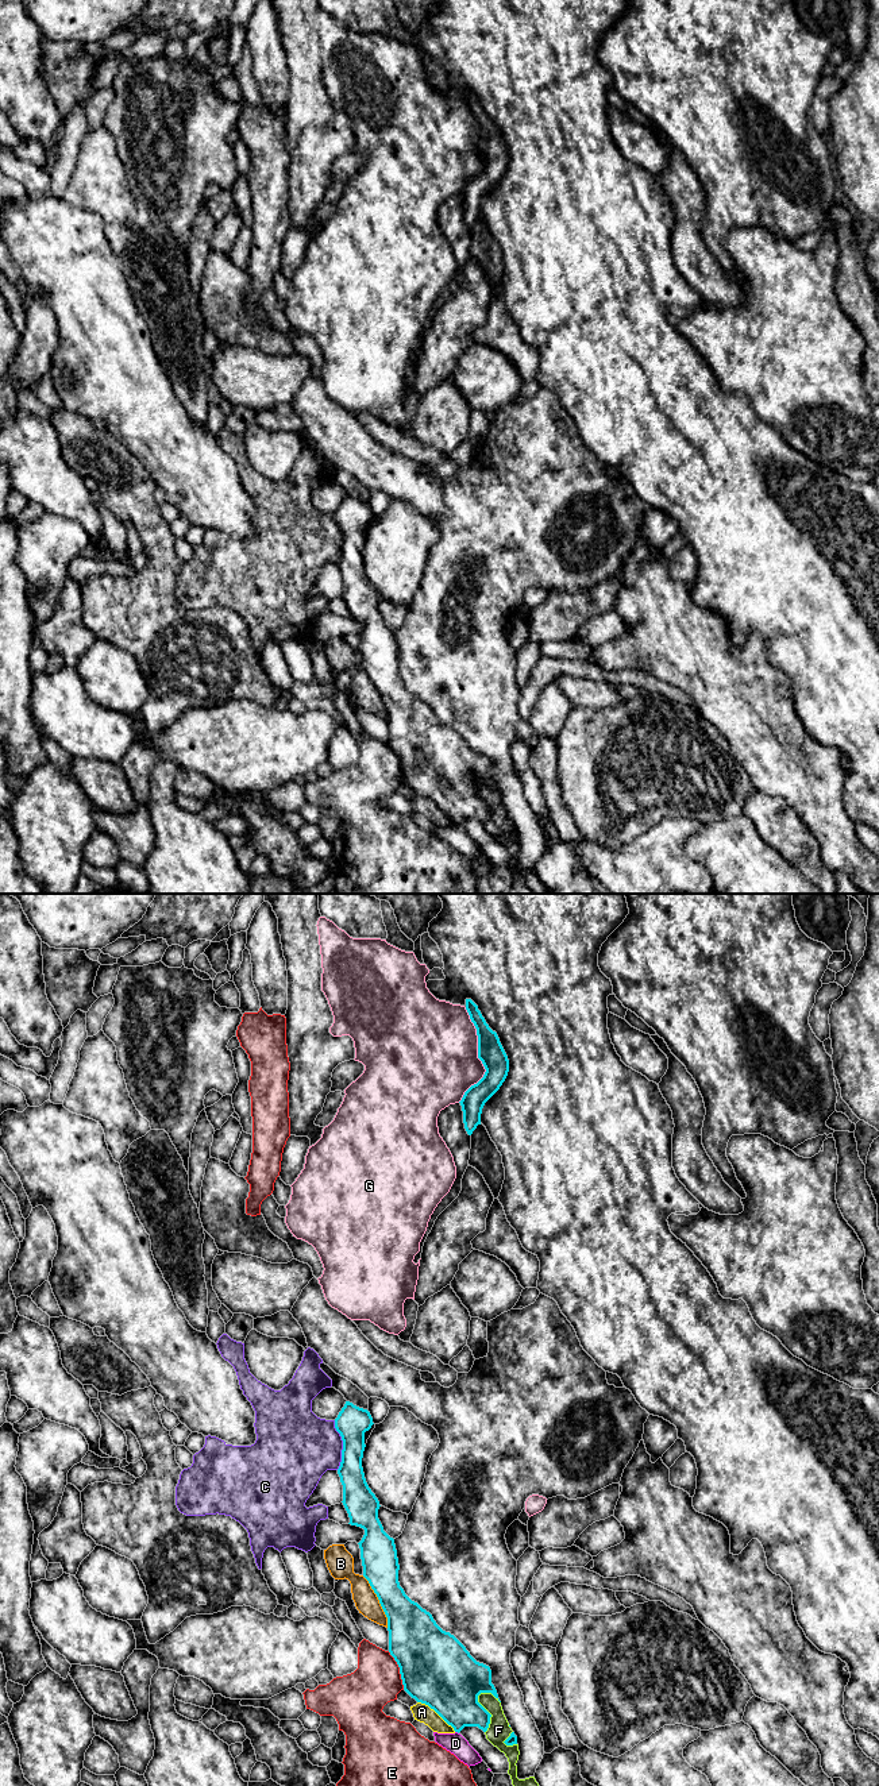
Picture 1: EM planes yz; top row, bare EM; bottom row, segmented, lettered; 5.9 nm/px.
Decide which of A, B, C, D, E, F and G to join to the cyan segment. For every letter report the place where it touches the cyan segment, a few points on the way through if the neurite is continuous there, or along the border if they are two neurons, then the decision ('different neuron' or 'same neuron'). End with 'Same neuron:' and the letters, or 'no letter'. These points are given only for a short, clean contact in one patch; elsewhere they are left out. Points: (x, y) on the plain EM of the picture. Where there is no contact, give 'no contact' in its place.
A: contact yz (436, 805); different neuron
B: contact yz (380, 694); different neuron
C: contact yz (343, 537); border yz (334, 513), (334, 520), (342, 533), (342, 554), (338, 562); different neuron
D: contact yz (457, 824); different neuron
E: contact yz (400, 763); different neuron
F: contact yz (484, 801); different neuron
G: contact yz (478, 149); different neuron
Same neuron: no letter

